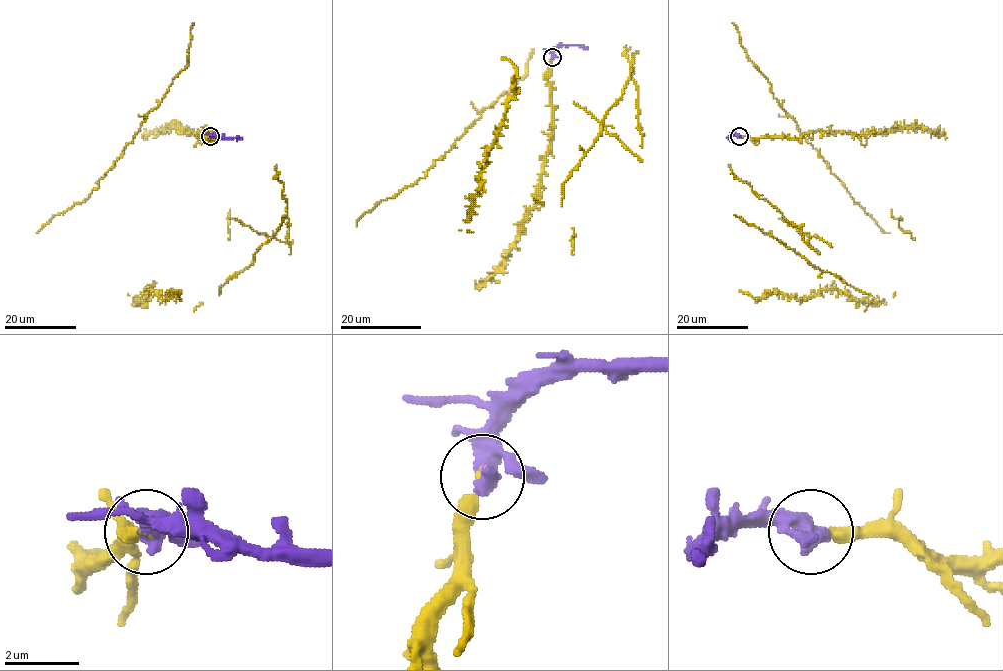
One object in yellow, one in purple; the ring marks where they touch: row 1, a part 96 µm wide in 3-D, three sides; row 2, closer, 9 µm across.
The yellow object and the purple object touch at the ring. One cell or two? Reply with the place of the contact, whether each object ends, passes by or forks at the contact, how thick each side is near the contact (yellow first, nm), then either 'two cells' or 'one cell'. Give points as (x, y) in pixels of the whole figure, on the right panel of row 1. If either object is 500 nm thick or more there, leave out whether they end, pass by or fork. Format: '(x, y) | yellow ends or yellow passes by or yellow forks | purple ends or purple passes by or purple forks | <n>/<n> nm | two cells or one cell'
(739, 136) | yellow ends | purple passes by | 240/440 nm | one cell

